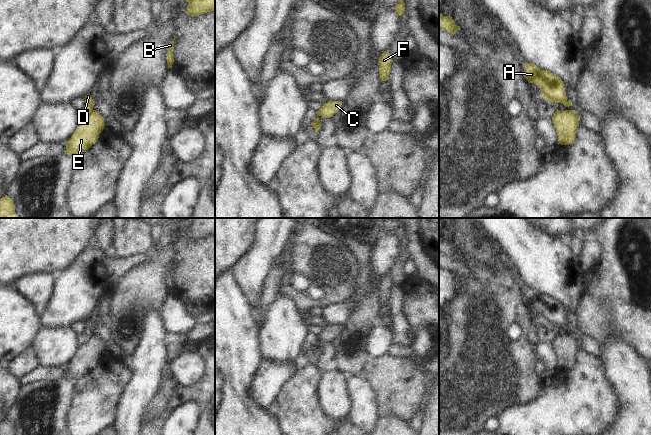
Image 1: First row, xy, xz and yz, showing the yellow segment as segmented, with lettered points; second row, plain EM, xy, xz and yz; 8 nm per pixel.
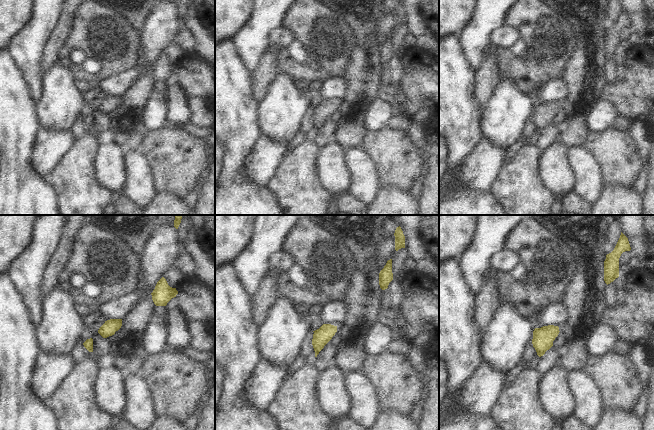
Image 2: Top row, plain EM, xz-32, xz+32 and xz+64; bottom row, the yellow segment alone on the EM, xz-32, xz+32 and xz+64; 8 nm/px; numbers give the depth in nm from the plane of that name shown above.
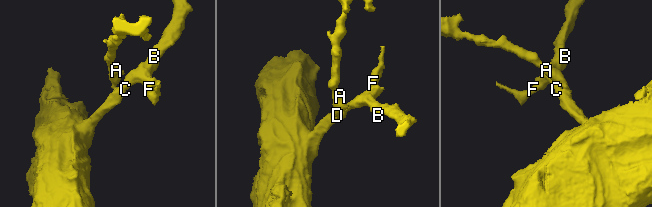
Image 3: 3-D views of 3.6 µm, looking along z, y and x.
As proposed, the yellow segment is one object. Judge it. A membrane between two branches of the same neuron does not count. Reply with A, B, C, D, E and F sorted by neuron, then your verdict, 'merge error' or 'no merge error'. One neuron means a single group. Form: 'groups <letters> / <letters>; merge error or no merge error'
groups A D / B C E F; merge error

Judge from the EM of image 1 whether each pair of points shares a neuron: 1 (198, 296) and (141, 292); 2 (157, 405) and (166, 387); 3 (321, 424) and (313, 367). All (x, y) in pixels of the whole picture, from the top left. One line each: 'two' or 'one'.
1: two
2: one
3: one

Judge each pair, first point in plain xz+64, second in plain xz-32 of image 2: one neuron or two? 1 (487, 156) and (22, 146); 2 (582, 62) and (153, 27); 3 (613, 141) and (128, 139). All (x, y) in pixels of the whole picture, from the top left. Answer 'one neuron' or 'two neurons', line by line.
1: two neurons
2: two neurons
3: two neurons

